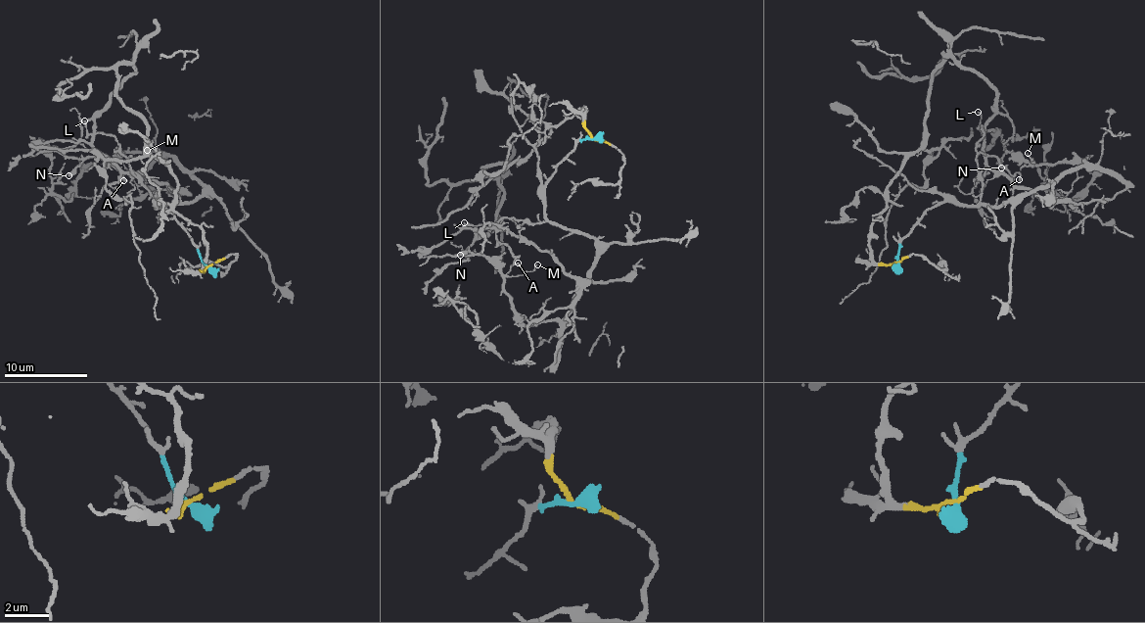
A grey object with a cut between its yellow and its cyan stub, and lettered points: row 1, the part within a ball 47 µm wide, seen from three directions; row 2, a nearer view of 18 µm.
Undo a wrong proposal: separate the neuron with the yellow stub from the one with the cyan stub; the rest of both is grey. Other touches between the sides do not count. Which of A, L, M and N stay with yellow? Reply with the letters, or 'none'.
A

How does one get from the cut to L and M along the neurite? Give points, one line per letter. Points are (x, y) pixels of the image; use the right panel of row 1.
L: (898, 263), (899, 245), (929, 209), (944, 201), (980, 200), (976, 147), (983, 133), (977, 112)
M: (898, 263), (899, 245), (929, 209), (944, 201), (1000, 207), (1084, 164), (1032, 165), (1027, 154)

